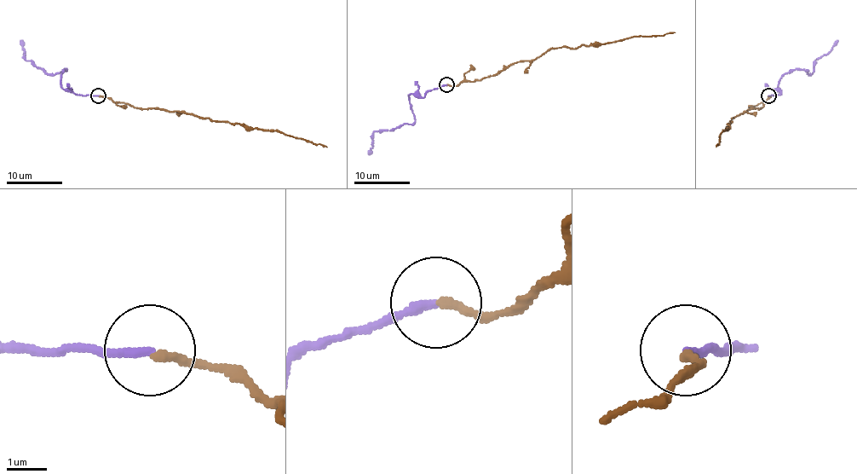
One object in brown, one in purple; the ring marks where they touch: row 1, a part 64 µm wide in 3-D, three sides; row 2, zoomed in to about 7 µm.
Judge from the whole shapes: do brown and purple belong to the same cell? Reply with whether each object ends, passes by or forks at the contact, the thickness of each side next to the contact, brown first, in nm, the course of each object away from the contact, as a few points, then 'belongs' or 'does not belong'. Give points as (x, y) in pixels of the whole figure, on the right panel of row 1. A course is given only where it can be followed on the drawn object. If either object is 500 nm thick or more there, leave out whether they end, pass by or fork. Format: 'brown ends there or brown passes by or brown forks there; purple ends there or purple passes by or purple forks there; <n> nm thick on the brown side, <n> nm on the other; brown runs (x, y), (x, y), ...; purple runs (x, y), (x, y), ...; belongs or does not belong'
brown ends there; purple ends there; 200 nm thick on the brown side, 220 nm on the other; brown runs (768, 95), (760, 108), (733, 118), (716, 147); purple runs (768, 95), (781, 93), (777, 89), (783, 76), (796, 69), (805, 69), (810, 74), (814, 60), (838, 39); does not belong

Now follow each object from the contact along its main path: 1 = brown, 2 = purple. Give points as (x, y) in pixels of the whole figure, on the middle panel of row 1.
1: (446, 85), (497, 75), (551, 49), (675, 31)
2: (446, 85), (429, 89), (422, 97), (411, 94), (409, 99), (414, 121), (375, 131), (368, 155)

